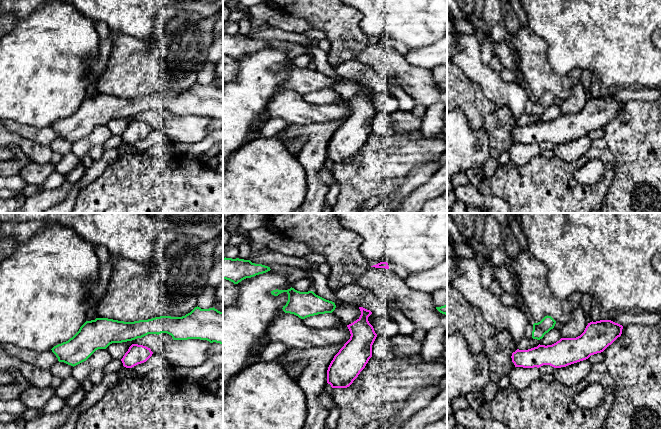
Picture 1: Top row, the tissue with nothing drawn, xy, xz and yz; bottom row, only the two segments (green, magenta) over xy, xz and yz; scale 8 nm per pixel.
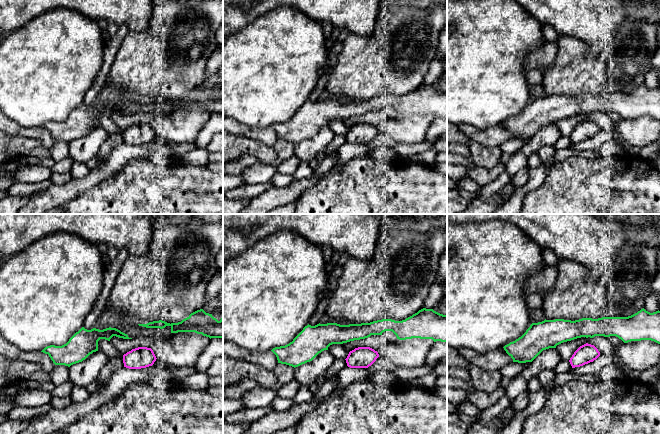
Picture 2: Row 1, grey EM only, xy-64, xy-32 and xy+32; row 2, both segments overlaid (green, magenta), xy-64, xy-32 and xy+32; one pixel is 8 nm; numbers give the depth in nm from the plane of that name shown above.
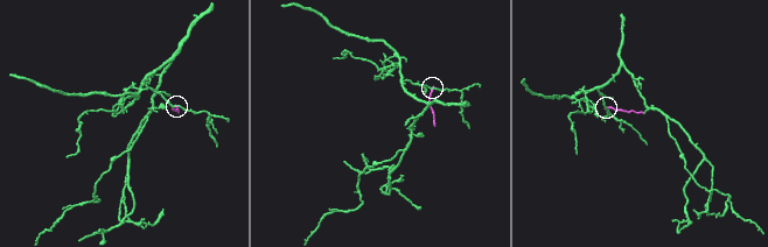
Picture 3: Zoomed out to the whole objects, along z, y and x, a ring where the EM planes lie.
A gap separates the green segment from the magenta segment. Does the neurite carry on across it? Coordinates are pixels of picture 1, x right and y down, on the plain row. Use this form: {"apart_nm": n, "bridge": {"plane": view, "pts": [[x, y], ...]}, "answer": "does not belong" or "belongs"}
{"apart_nm": 30, "bridge": {"plane": "xy", "pts": [[131, 116], [132, 120]]}, "answer": "does not belong"}

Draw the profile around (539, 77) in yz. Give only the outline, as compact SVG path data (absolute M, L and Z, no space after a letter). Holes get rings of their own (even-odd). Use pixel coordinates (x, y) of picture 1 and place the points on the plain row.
M521 26L515 34L508 34L508 38L510 47L519 55L518 70L527 89L532 92L534 99L540 98L547 91L551 92L556 99L562 101L570 97L573 88L580 82L582 70L575 69L566 75L557 74L547 60L546 41L529 27Z

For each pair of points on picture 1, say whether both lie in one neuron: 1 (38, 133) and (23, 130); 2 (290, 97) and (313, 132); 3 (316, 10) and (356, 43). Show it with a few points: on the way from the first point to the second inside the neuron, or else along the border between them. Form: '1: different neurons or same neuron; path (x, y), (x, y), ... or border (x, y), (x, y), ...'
1: same neuron; path (34, 133), (27, 132)
2: different neurons; border (331, 121), (289, 125)
3: same neuron; path (326, 13), (346, 33)

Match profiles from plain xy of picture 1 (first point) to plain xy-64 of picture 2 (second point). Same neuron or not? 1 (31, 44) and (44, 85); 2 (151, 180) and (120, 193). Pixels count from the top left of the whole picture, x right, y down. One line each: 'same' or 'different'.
1: same
2: same

